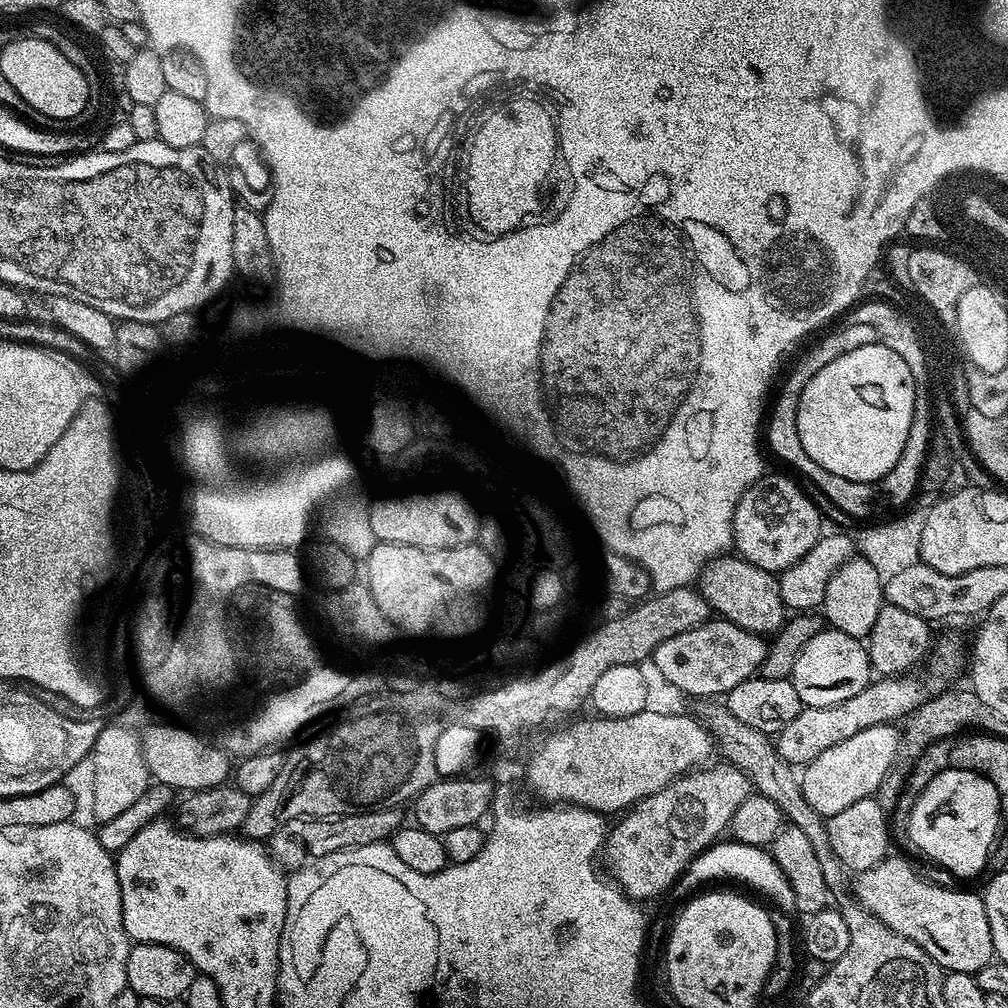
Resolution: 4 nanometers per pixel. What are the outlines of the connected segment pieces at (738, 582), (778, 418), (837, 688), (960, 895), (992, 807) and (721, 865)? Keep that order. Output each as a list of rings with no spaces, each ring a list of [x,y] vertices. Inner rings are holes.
[[[725,554],[711,561],[698,577],[698,590],[715,613],[755,636],[771,637],[784,626],[786,609],[779,579],[739,554]]]
[[[797,359],[792,368],[792,373],[788,376],[788,381],[784,384],[784,389],[780,392],[780,397],[776,400],[776,405],[771,405],[770,415],[766,420],[766,444],[772,447],[772,452],[780,460],[785,460],[792,468],[797,468],[804,476],[809,476],[842,511],[848,516],[856,516],[864,508],[865,485],[852,484],[846,478],[838,478],[838,474],[830,474],[830,470],[822,470],[806,450],[802,450],[802,438],[798,438],[798,402],[806,382],[810,382],[812,377],[812,360]]]
[[[828,626],[806,642],[806,650],[798,654],[790,679],[794,690],[798,690],[801,705],[813,708],[834,706],[838,702],[846,702],[846,698],[854,698],[854,694],[862,694],[873,676],[865,641]]]
[[[889,854],[878,866],[859,873],[854,880],[854,896],[874,918],[881,920],[894,934],[910,938],[934,962],[948,972],[971,972],[993,963],[994,942],[990,938],[990,922],[986,919],[983,895],[959,892],[956,888],[943,888],[923,880],[912,869],[908,860]]]
[[[945,766],[937,776],[928,780],[928,785],[916,796],[912,804],[912,813],[908,816],[908,836],[912,844],[924,856],[929,856],[936,864],[941,864],[952,876],[976,876],[988,868],[988,851],[996,841],[997,832],[1001,831],[1000,795],[994,786],[982,774]]]
[[[722,840],[706,851],[700,853],[688,864],[688,868],[683,875],[674,883],[672,895],[685,901],[691,897],[692,893],[703,889],[708,882],[714,880],[736,880],[742,882],[768,896],[776,905],[779,911],[793,913],[796,909],[796,899],[794,898],[793,887],[789,880],[782,873],[775,859],[767,849],[750,846],[746,843],[738,843],[733,840]]]

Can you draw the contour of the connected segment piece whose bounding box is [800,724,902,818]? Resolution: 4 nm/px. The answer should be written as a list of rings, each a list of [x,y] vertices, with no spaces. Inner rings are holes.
[[[896,724],[870,726],[870,730],[862,730],[862,734],[854,734],[854,738],[838,742],[838,746],[830,746],[830,750],[818,754],[818,758],[803,769],[800,781],[810,806],[827,818],[838,814],[838,810],[846,810],[846,806],[854,806],[854,802],[875,797],[898,754],[901,735]]]

